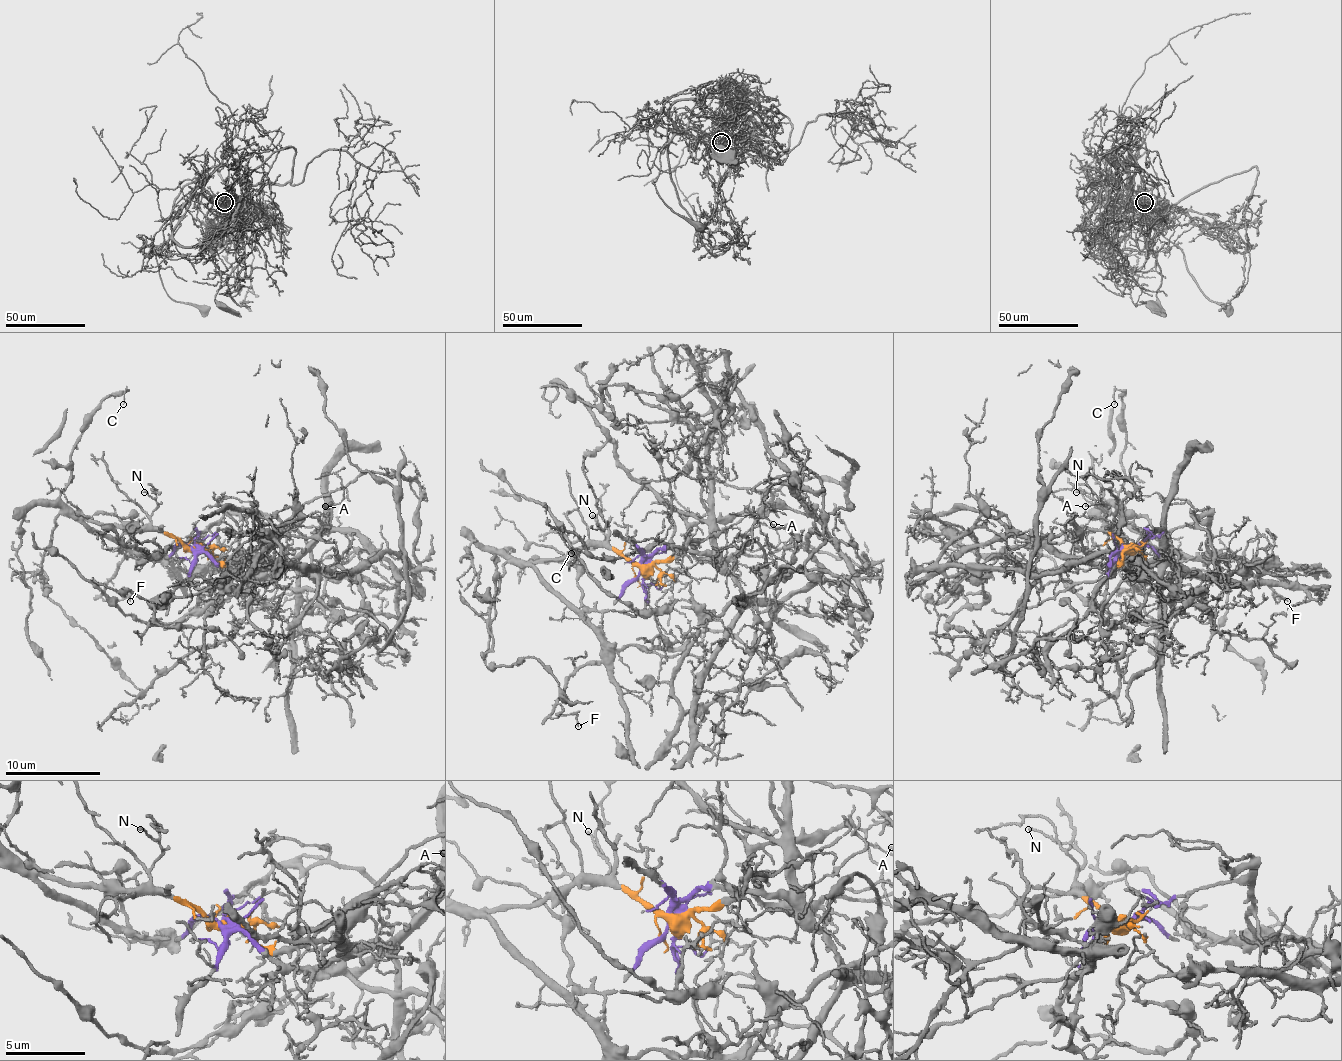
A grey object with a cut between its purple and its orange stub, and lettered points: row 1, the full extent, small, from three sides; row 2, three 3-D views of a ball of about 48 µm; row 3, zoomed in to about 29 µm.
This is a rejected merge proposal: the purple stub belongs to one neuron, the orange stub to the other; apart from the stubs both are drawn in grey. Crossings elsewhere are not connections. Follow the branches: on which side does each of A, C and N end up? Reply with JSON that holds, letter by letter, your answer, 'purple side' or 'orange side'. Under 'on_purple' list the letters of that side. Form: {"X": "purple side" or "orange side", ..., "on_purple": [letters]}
{"A": "orange side", "C": "orange side", "N": "orange side", "on_purple": []}

